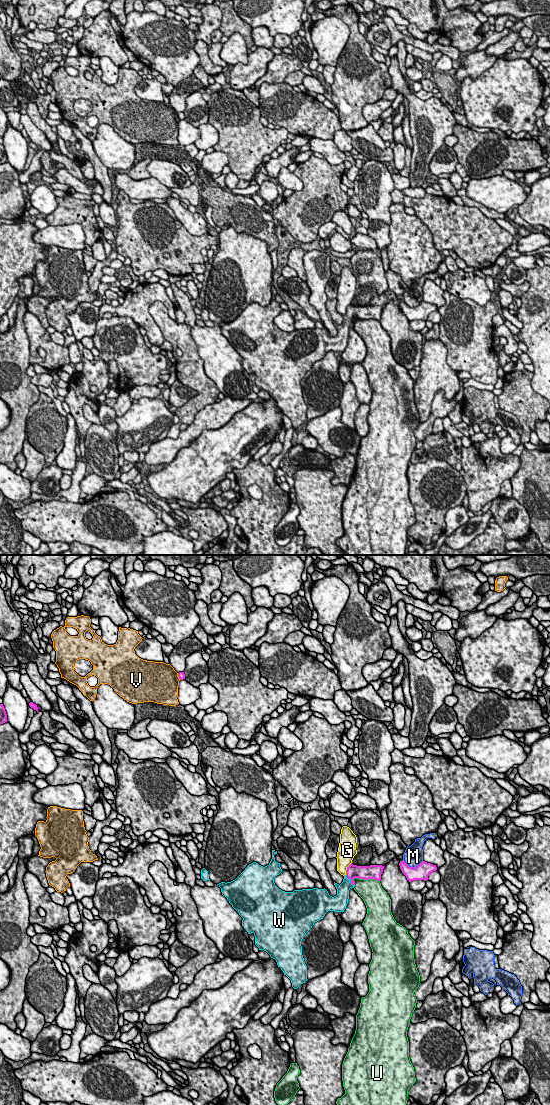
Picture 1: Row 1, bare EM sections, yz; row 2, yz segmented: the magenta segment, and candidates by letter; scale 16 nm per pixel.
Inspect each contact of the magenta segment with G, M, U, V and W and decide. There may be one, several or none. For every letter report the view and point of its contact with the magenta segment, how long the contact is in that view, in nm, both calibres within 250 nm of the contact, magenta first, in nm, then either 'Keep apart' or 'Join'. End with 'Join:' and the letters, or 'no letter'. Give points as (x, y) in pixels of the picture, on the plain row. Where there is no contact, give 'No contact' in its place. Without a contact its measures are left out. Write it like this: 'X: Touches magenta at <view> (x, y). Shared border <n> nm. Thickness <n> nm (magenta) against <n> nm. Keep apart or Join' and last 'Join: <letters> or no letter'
G: Touches magenta at yz (347, 308). Shared border 240 nm. Thickness 220 nm (magenta) against 280 nm. Keep apart
M: Touches magenta at yz (411, 307). Shared border 340 nm. Thickness 260 nm (magenta) against 320 nm. Keep apart
U: Touches magenta at yz (366, 319). Shared border 440 nm. Thickness 220 nm (magenta) against 380 nm. Keep apart
V: Touches magenta at yz (178, 116). Shared border 120 nm. Thickness 120 nm (magenta) against 500 nm. Keep apart
W: Touches magenta at yz (350, 320). Shared border 220 nm. Thickness 220 nm (magenta) against 190 nm. Join
Join: W

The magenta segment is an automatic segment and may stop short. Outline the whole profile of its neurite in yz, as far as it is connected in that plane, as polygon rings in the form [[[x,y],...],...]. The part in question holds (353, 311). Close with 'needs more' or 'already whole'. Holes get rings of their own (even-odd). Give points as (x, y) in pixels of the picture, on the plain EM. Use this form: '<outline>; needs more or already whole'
[[[272,290],[272,299],[267,306],[253,302],[235,320],[217,325],[221,328],[222,335],[243,358],[244,369],[248,374],[254,374],[255,385],[276,400],[278,407],[291,420],[292,427],[297,429],[308,420],[307,406],[302,395],[303,377],[328,351],[344,352],[348,344],[349,330],[354,327],[354,318],[380,321],[384,306],[357,306],[351,303],[347,307],[343,322],[340,325],[334,322],[337,329],[337,335],[334,337],[330,336],[325,328],[285,332],[274,323],[274,318],[282,312],[280,303],[275,301],[275,294],[277,291]]]; needs more

